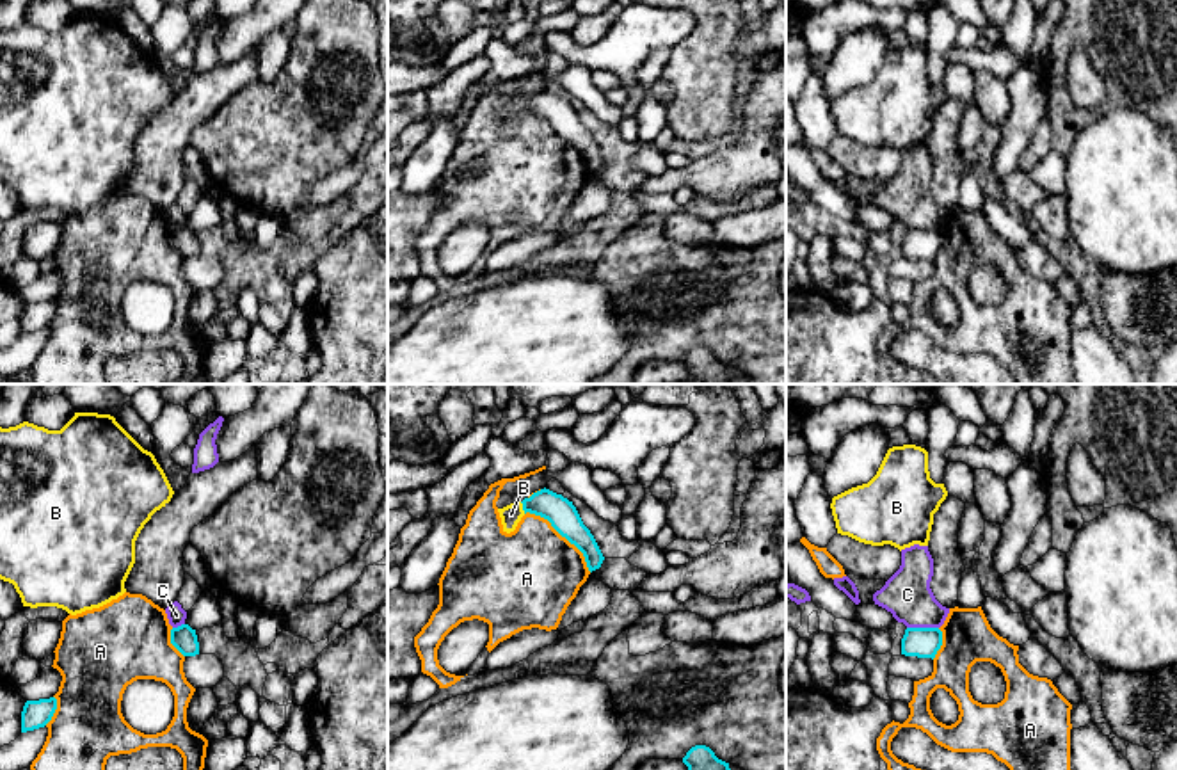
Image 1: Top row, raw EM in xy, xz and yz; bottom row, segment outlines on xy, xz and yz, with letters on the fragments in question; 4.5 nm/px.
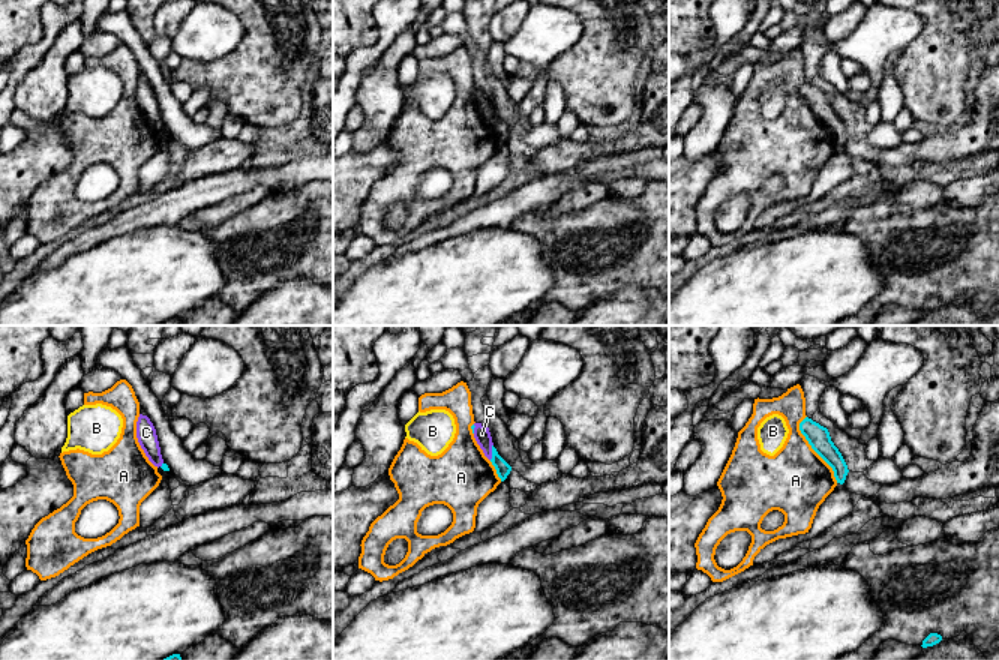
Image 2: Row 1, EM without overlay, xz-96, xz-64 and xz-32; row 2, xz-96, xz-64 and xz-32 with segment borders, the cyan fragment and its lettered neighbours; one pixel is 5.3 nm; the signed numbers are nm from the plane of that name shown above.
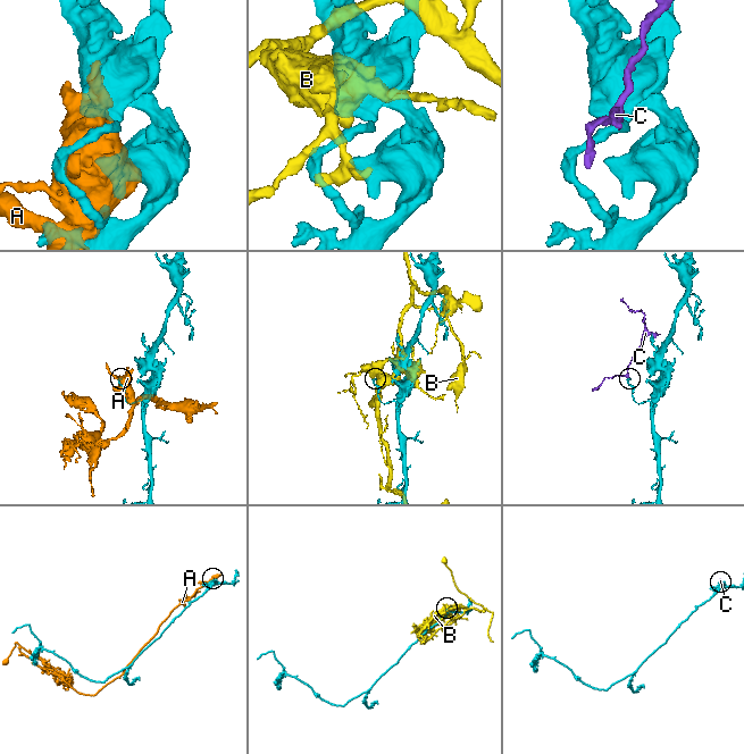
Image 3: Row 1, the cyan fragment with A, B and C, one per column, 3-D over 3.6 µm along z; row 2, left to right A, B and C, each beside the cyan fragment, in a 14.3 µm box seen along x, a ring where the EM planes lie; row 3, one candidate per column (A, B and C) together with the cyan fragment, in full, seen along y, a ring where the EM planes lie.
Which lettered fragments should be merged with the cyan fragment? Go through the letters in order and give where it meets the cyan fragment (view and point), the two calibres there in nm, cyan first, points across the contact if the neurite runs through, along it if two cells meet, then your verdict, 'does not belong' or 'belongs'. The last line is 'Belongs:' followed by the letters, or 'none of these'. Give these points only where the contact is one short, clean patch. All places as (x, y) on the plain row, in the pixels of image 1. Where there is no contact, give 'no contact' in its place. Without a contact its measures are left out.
A: meets cyan in xz at (562, 137); 140 nm thick on the cyan side, 440 nm on the other; does not belong
B: meets cyan in xz at (523, 109); 140 nm thick on the cyan side, 90 nm on the other; does not belong
C: meets cyan in yz at (923, 230); 140 nm thick on the cyan side, 220 nm on the other; border along yz (907, 228), (937, 230); does not belong
Belongs: none of these

